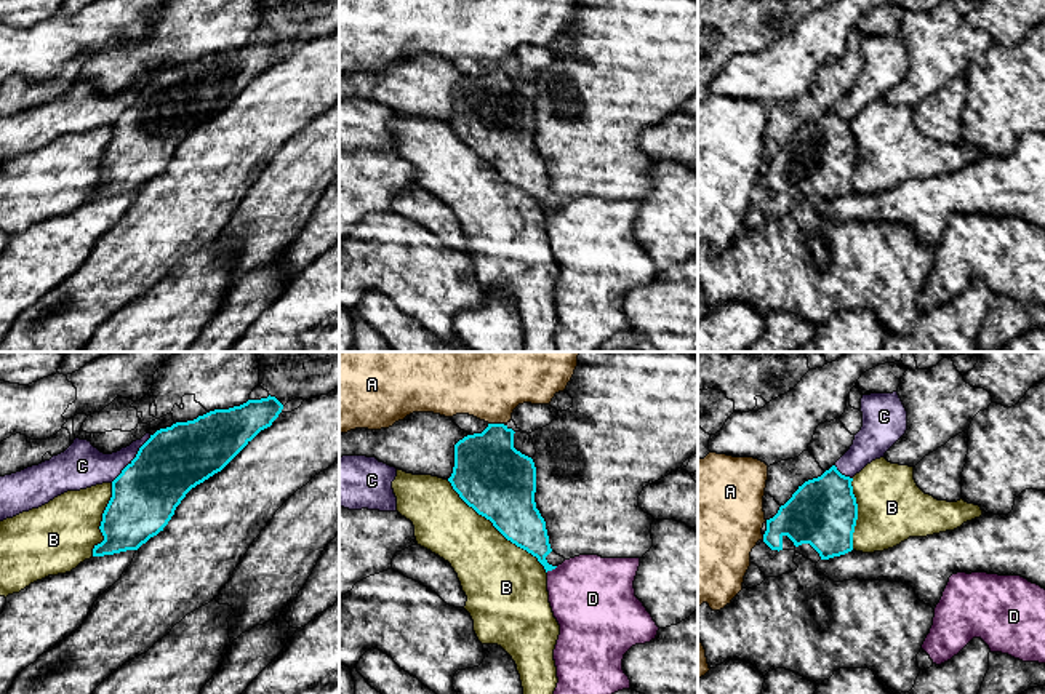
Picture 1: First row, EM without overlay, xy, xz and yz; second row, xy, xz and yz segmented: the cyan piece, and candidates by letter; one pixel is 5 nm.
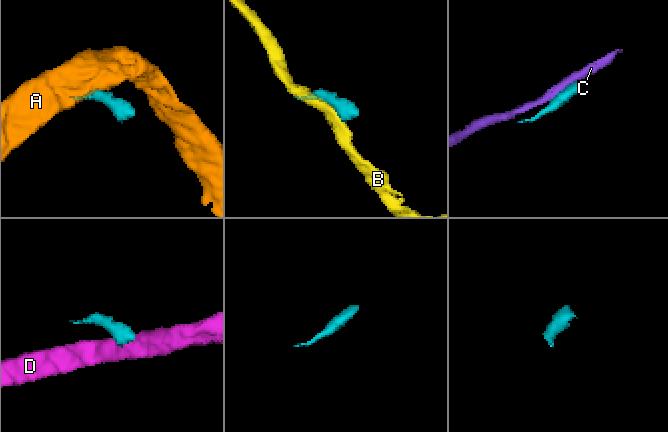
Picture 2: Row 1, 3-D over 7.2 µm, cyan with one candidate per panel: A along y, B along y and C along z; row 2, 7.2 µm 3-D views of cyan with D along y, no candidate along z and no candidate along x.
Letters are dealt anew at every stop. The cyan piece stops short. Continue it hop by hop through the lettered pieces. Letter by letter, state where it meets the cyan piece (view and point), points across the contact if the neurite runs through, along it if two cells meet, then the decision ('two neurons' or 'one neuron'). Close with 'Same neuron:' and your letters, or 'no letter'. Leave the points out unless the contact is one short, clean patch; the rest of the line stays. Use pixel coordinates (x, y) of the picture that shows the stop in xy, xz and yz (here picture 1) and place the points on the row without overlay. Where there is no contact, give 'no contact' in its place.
A: meets cyan in xz at (496, 66); two neurons
B: meets cyan in xz at (498, 171); two neurons
C: meets cyan in xy at (133, 101); two neurons
D: meets cyan in xz at (551, 211); two neurons
Same neuron: no letter

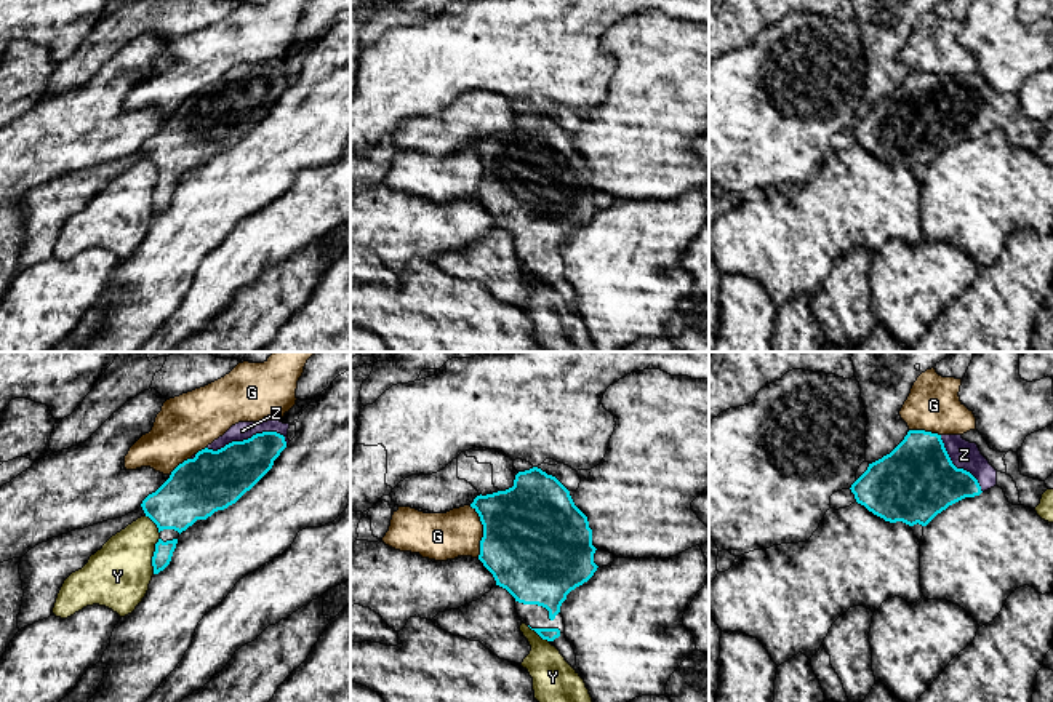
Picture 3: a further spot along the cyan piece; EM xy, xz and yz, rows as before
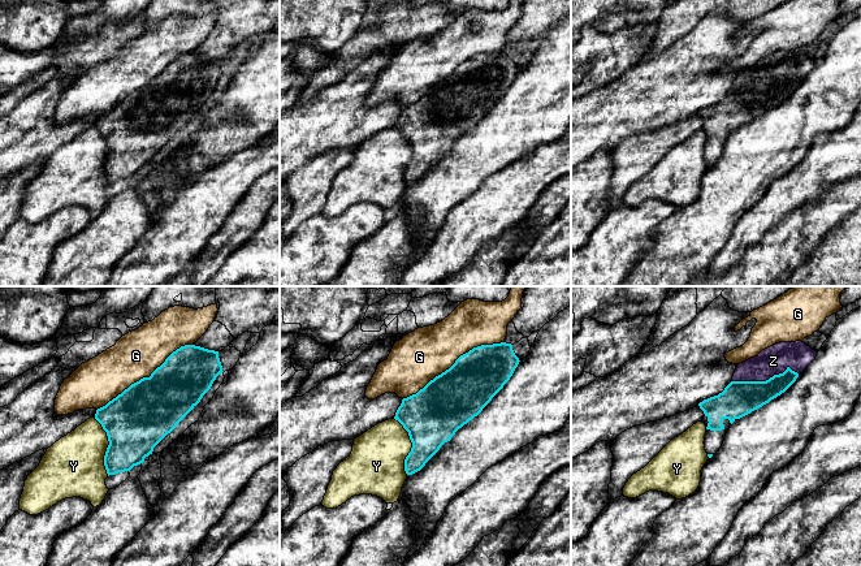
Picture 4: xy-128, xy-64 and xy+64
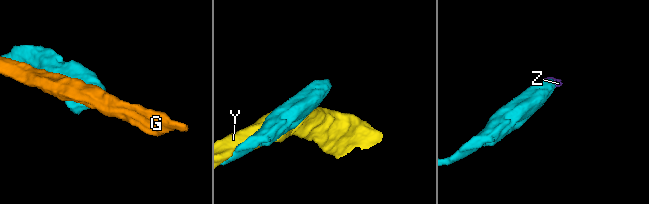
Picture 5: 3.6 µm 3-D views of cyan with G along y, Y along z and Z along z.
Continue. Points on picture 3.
G: meets cyan in xz at (484, 173); two neurons
Y: meets cyan in xy at (154, 197); two neurons
Z: meets cyan in xy at (248, 80); one neuron
Same neuron: Z

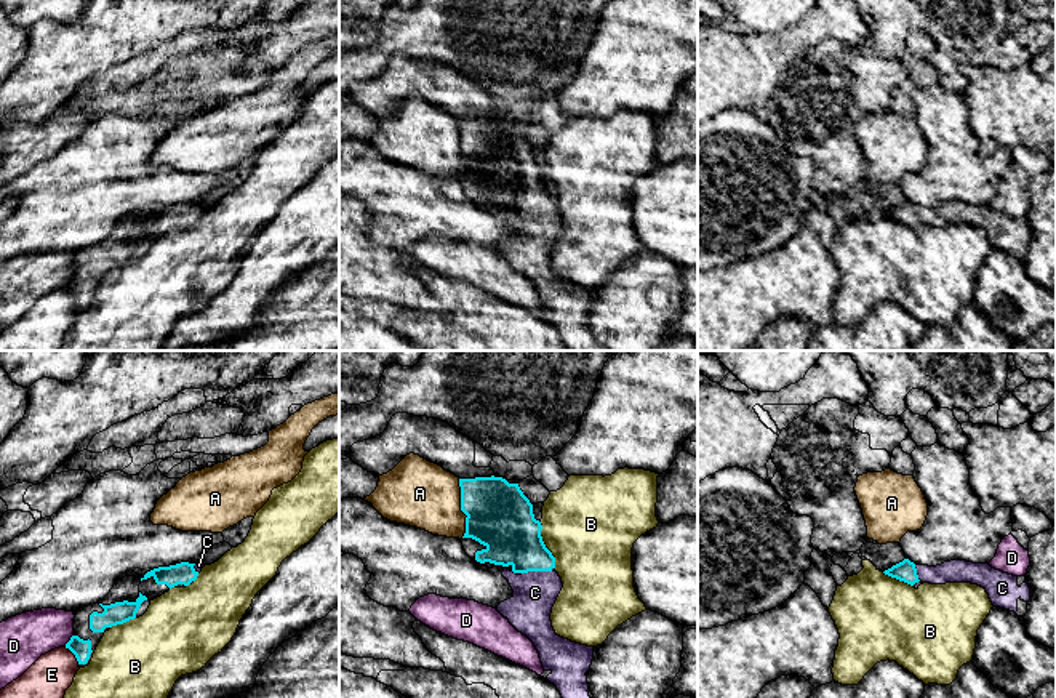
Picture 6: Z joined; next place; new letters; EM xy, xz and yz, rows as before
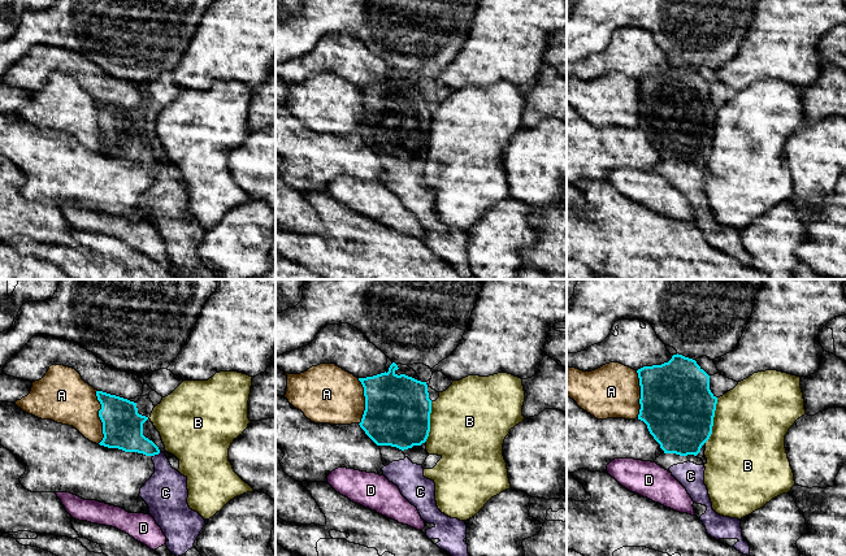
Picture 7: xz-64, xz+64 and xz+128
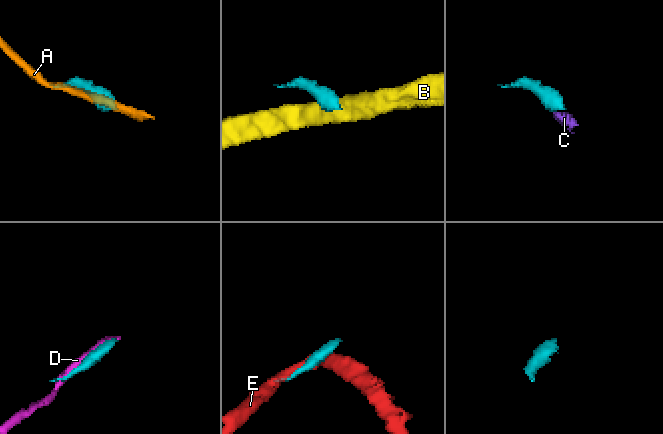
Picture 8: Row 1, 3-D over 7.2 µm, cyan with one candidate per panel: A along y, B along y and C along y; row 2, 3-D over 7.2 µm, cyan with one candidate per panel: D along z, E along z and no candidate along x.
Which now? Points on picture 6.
A: meets cyan in xz at (461, 149); two neurons
B: meets cyan in xz at (544, 186); two neurons
C: meets cyan in xz at (536, 212); one neuron
D: meets cyan in xy at (69, 282); two neurons
E: meets cyan in xy at (74, 295); two neurons
Same neuron: C

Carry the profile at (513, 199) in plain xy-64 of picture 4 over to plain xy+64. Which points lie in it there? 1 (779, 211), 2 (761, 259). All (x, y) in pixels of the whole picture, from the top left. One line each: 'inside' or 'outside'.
1: inside
2: outside

